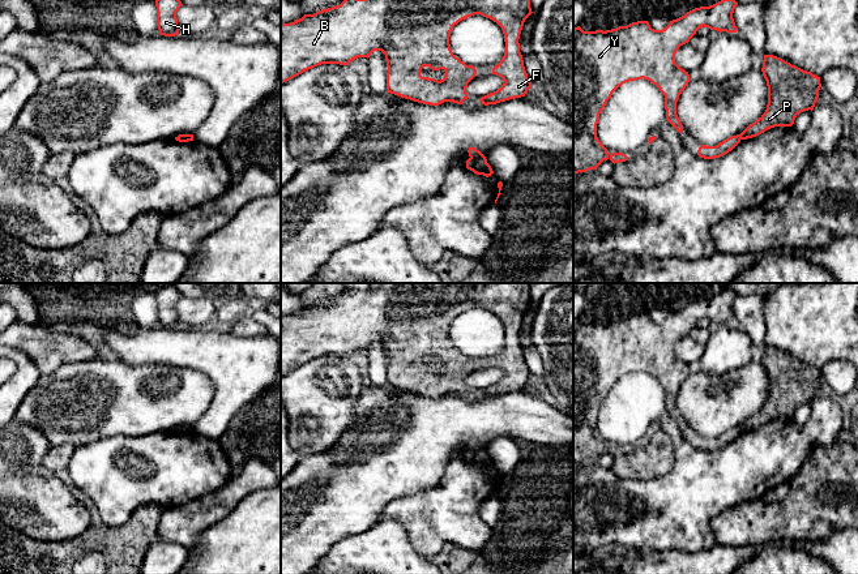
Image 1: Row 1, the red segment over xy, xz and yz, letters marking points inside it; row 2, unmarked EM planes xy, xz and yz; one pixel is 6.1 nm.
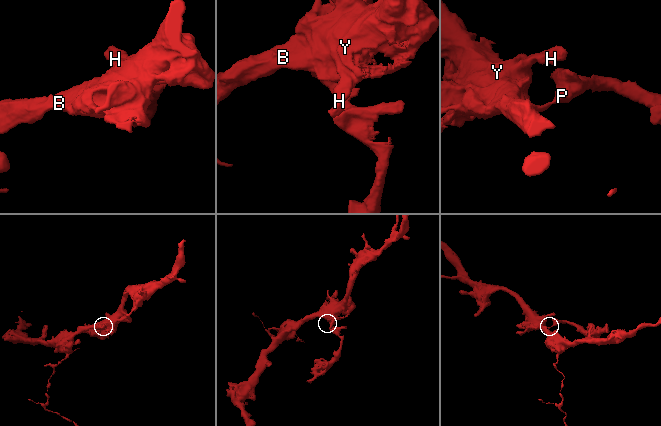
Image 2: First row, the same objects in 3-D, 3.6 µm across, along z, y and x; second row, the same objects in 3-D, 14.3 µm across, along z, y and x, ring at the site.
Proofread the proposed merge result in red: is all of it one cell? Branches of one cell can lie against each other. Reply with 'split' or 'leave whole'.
split

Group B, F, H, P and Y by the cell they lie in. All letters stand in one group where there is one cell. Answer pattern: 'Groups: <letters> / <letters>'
Groups: B F H Y / P

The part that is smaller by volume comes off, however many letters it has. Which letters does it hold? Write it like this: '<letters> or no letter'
P

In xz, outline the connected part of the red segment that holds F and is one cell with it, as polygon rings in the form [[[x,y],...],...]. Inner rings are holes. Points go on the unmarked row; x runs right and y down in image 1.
[[[370,283],[366,291],[346,288],[340,297],[319,303],[313,307],[304,307],[290,316],[281,316],[281,376],[321,356],[349,357],[350,354],[358,350],[368,351],[373,343],[381,343],[385,347],[388,359],[388,385],[430,398],[439,398],[444,394],[462,397],[469,390],[466,380],[475,369],[477,363],[473,357],[466,357],[453,347],[449,327],[453,318],[460,313],[474,307],[481,307],[501,320],[505,344],[500,355],[492,360],[492,367],[503,370],[503,378],[482,389],[479,393],[482,397],[488,398],[525,389],[532,380],[532,374],[524,359],[518,331],[525,312],[533,305],[530,287],[532,283]],[[423,359],[430,359],[432,363],[443,361],[445,368],[440,373],[422,369],[421,363]]]

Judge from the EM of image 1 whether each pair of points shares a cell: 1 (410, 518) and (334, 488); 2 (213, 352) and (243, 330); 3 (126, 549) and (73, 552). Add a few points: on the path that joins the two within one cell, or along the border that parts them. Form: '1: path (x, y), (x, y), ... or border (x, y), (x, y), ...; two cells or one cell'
1: border (412, 495), (393, 498), (384, 508), (378, 521); two cells
2: border (231, 332), (238, 335), (264, 333); two cells
3: path (112, 544), (86, 544); one cell

